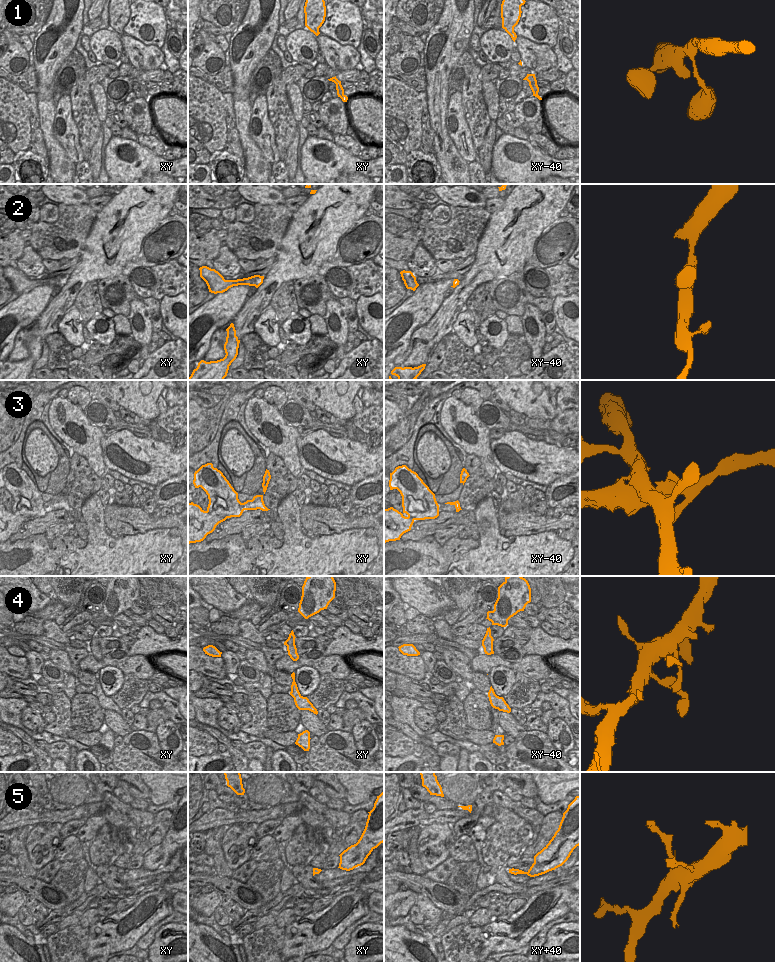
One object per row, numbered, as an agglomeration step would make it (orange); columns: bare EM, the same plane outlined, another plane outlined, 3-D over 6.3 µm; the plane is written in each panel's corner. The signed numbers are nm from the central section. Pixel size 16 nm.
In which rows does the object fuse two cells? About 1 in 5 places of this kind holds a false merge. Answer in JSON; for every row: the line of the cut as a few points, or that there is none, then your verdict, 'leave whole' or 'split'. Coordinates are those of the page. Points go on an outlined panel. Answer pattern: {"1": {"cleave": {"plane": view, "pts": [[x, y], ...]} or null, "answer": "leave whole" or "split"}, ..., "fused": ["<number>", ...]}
{"1": {"cleave": null, "answer": "leave whole"}, "2": {"cleave": null, "answer": "leave whole"}, "3": {"cleave": {"plane": "xy", "pts": [[207, 510], [226, 518]]}, "answer": "split"}, "4": {"cleave": null, "answer": "leave whole"}, "5": {"cleave": null, "answer": "leave whole"}, "fused": ["3"]}

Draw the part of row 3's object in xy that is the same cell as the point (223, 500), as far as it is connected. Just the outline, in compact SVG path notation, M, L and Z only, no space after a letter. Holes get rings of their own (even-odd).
M212 463L202 465L194 473L195 488L201 487L208 495L207 511L222 517L240 517L243 513L238 493L231 486L223 473Z

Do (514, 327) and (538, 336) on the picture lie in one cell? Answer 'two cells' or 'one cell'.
two cells

